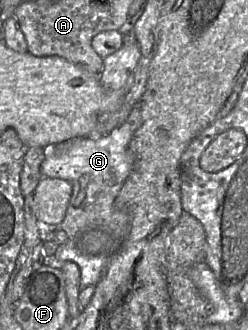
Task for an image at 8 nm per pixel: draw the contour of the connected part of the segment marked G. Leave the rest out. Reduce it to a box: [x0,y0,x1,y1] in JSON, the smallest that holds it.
[41,102,141,289]

